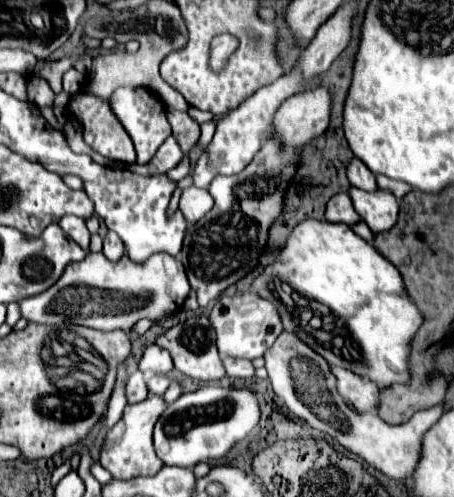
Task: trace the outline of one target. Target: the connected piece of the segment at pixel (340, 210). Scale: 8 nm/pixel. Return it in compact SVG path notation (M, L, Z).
M341 192L341 194L335 194L329 202L327 202L327 210L325 210L325 218L329 222L343 222L343 224L357 224L361 218L359 214L355 212L353 208L353 202L349 198L347 192Z

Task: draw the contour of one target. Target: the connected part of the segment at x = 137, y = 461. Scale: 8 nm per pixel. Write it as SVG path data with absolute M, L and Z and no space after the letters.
M149 394L147 400L139 404L129 404L123 412L123 418L107 432L103 450L101 450L101 466L107 468L113 478L117 480L131 480L135 476L153 476L159 472L163 462L157 458L153 448L153 426L159 420L159 416L165 412L169 404L163 400L163 396Z

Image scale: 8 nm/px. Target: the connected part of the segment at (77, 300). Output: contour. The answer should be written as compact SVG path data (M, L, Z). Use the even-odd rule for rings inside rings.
M89 252L81 262L71 262L65 268L63 276L51 288L47 288L47 292L21 300L19 310L25 320L35 324L79 324L95 330L129 330L141 318L149 318L155 322L157 318L177 312L183 306L187 294L189 294L189 280L185 276L185 268L181 260L177 260L171 254L157 252L149 256L145 262L135 264L127 256L123 256L117 262L109 262L101 252L99 254Z

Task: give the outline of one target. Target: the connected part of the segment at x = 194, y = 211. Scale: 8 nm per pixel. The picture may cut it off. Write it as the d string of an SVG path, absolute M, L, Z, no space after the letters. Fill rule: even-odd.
M185 188L181 194L181 202L179 202L179 210L185 214L185 218L189 222L195 222L199 218L203 218L213 206L211 194L203 188Z

